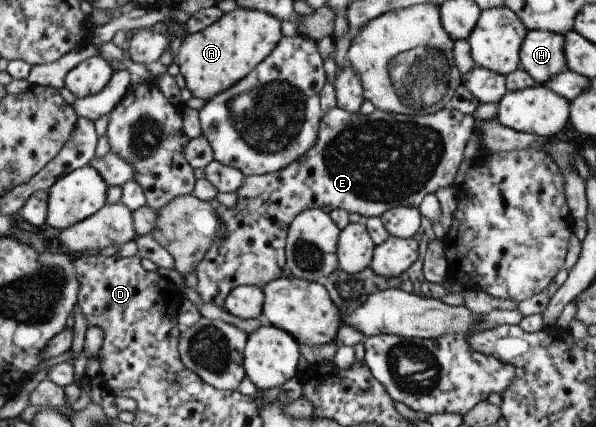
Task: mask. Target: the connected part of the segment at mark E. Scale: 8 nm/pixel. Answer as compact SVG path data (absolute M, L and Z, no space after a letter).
M363 100L359 108L359 112L350 114L344 112L340 108L334 106L332 110L328 110L326 114L322 115L320 118L320 124L314 140L314 144L302 154L302 157L296 158L296 161L288 164L288 166L282 168L281 170L266 173L264 175L248 175L243 178L242 186L236 190L236 204L231 208L225 208L224 206L218 206L218 209L215 210L216 216L218 216L218 222L220 222L220 228L218 228L218 234L214 236L210 248L206 250L204 258L201 262L196 264L196 293L205 304L214 304L218 307L223 307L222 302L228 296L228 292L232 288L241 285L253 285L257 288L262 289L264 284L268 284L270 280L275 280L280 276L280 270L285 266L285 254L284 254L284 244L287 234L288 226L290 222L294 220L298 214L301 214L304 210L307 209L319 209L322 210L325 214L329 214L332 210L342 209L346 213L356 213L363 217L380 217L382 212L390 210L392 208L402 206L402 207L418 207L419 201L426 196L426 194L435 193L438 188L451 186L453 183L454 176L458 171L458 166L463 160L463 150L470 138L470 134L474 131L474 119L471 115L460 114L458 110L450 110L449 108L438 107L438 111L430 114L412 114L412 116L400 116L400 120L396 120L396 114L386 113L378 109L374 109L374 106L370 101Z

